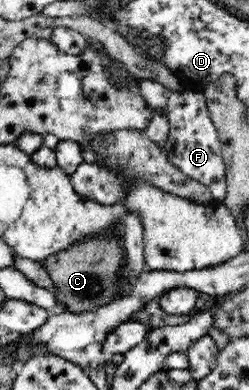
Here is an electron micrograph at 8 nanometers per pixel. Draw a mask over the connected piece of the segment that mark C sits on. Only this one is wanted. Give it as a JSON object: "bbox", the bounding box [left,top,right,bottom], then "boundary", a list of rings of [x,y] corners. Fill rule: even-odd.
{"bbox":[42,228,126,313],"boundary":[[[118,228],[116,234],[110,232],[110,234],[104,234],[104,236],[92,236],[92,238],[86,238],[82,242],[76,242],[76,244],[69,246],[62,252],[56,252],[56,254],[48,256],[42,262],[43,268],[48,270],[48,275],[50,275],[52,283],[56,286],[56,290],[53,292],[54,297],[66,311],[70,313],[94,311],[106,306],[106,304],[118,297],[118,292],[120,292],[120,272],[124,270],[124,264],[126,264],[125,255],[120,254],[118,240],[121,237],[120,228]]]}

